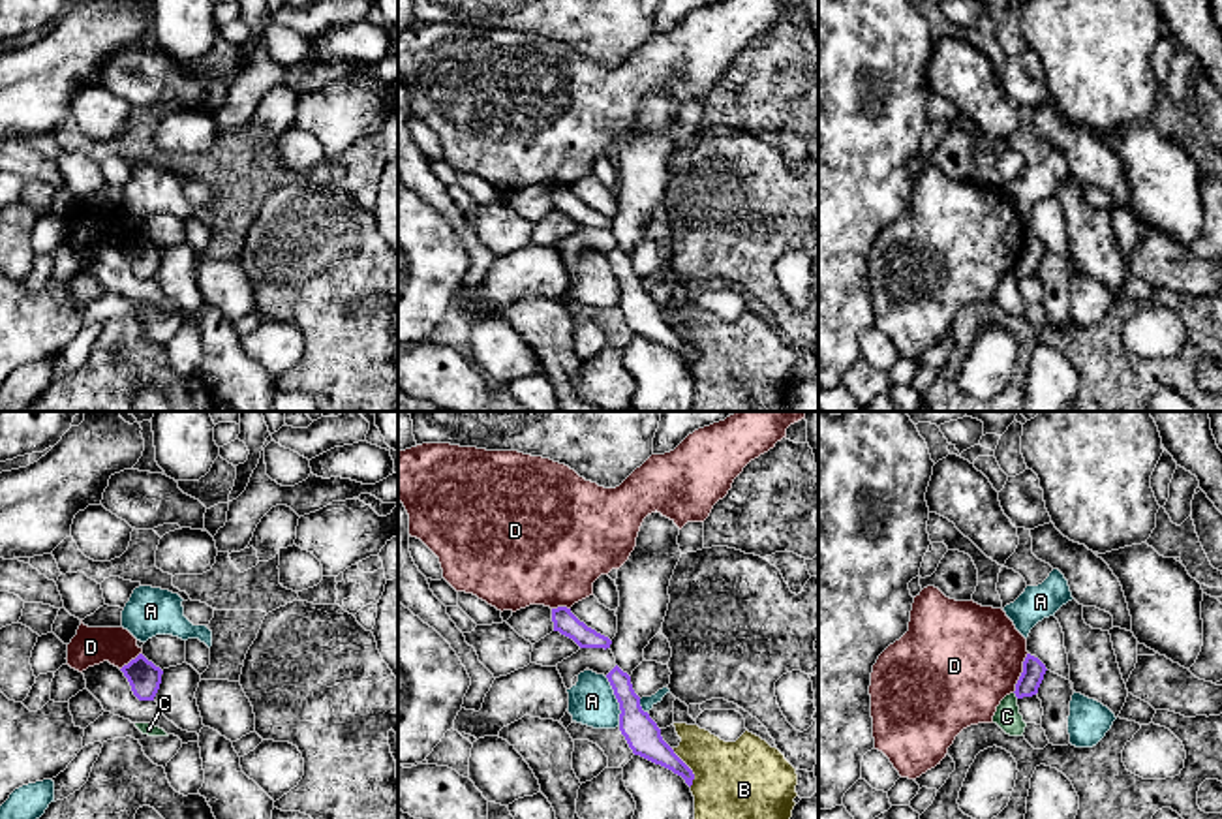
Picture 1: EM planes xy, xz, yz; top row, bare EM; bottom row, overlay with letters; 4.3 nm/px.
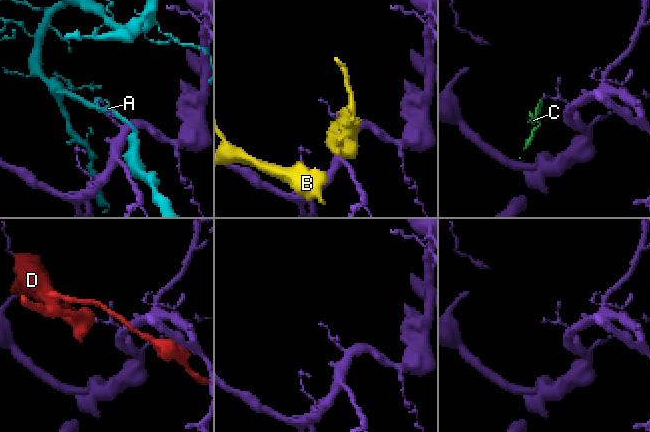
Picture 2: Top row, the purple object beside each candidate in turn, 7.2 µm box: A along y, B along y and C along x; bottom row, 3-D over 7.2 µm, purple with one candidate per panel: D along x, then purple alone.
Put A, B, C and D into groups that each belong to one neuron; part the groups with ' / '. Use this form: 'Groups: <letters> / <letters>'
Groups: A / B / C / D

